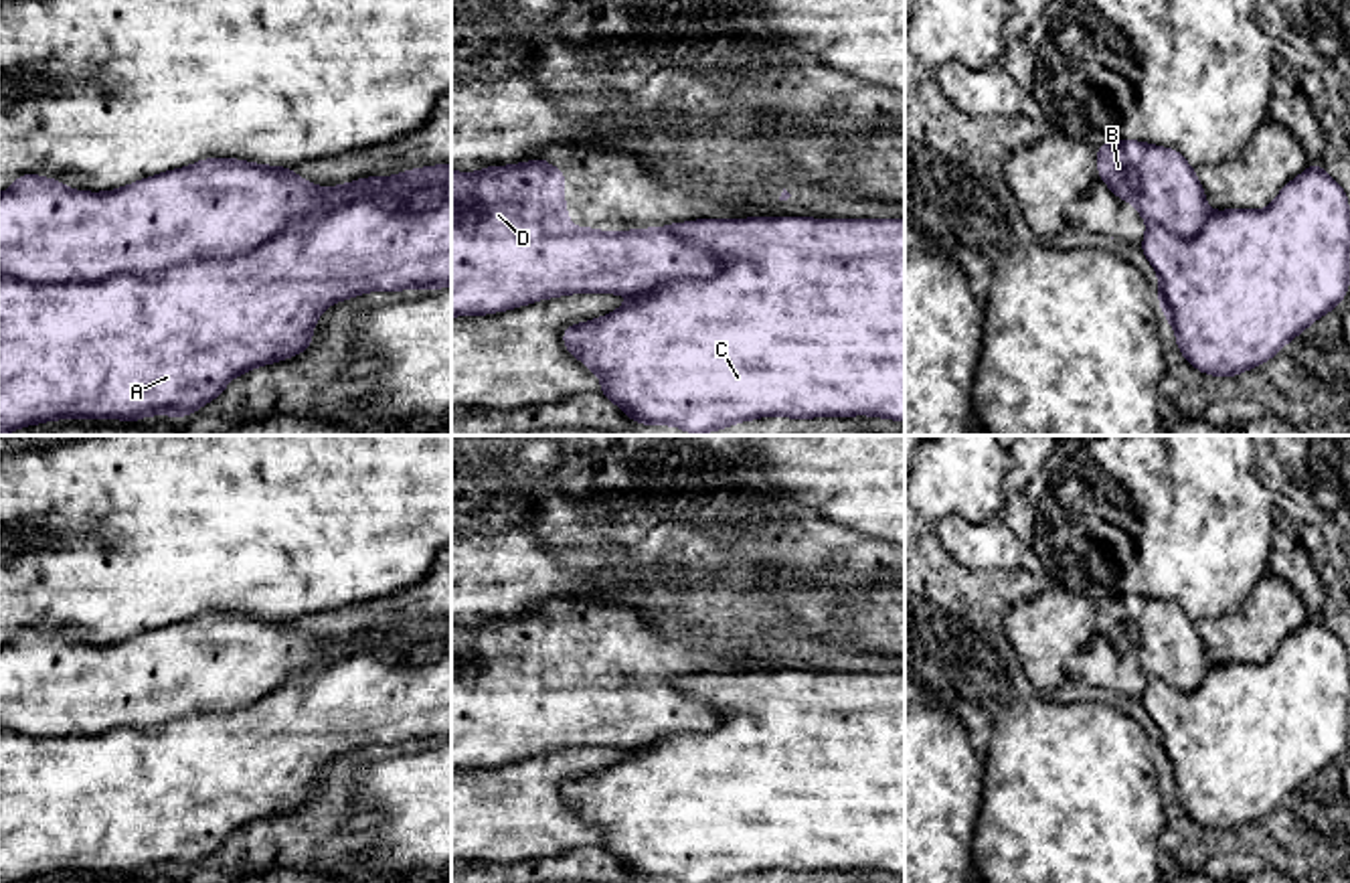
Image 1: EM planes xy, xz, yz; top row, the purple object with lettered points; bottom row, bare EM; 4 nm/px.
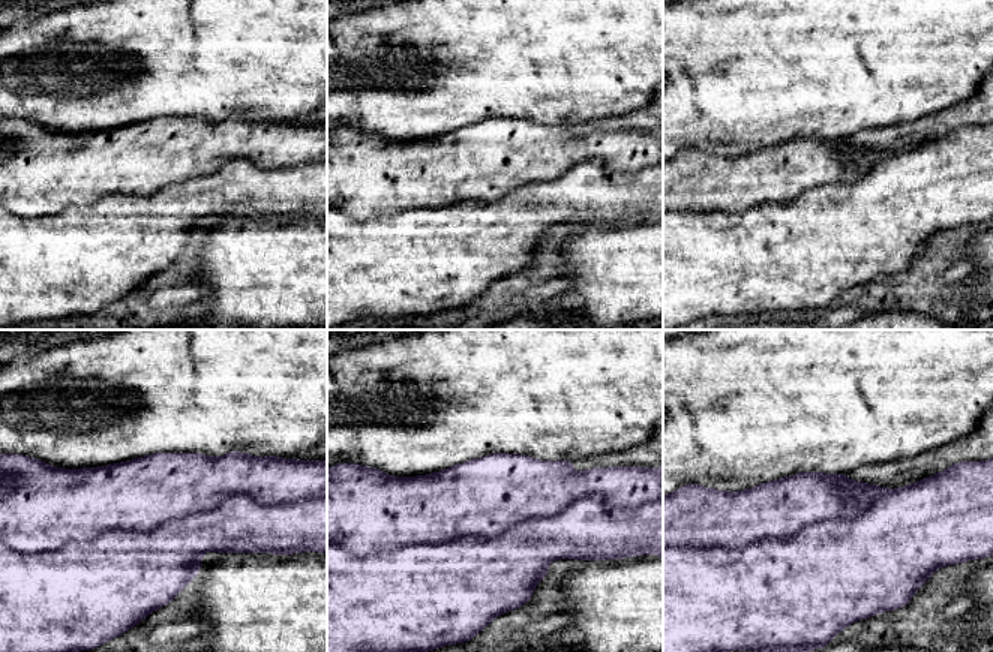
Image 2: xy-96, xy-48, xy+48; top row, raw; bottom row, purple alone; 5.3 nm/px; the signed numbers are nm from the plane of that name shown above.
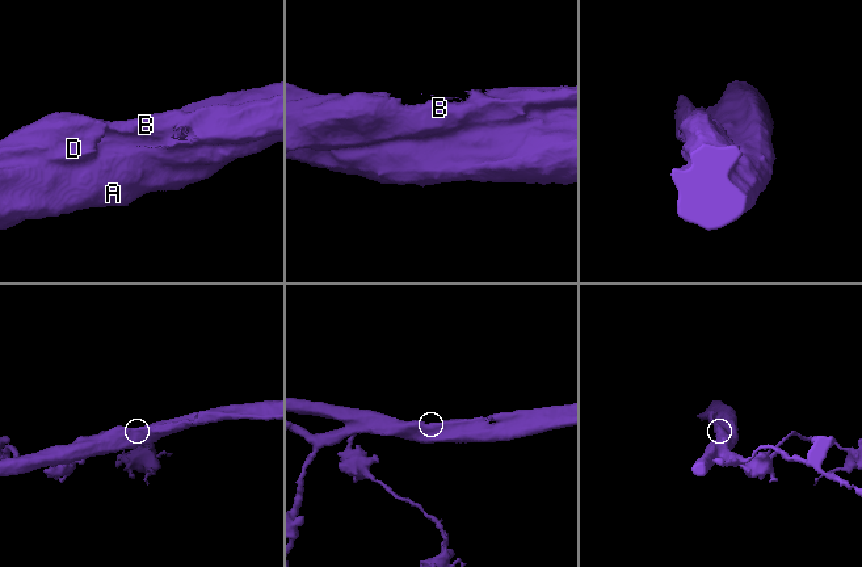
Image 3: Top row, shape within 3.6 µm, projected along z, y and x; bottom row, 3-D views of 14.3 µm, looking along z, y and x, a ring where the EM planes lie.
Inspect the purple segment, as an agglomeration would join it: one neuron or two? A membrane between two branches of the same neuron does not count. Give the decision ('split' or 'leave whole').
split

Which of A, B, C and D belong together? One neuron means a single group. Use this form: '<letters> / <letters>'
A C / B D

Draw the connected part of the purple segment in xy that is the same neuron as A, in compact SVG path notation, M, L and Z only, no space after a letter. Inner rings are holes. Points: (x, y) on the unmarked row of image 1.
M451 618L405 624L387 644L308 668L231 713L192 713L152 727L121 725L49 739L0 729L0 883L61 871L182 873L217 853L231 832L304 806L320 766L332 757L376 743L419 741L451 741ZM417 644L437 644L439 656L413 664L411 648Z

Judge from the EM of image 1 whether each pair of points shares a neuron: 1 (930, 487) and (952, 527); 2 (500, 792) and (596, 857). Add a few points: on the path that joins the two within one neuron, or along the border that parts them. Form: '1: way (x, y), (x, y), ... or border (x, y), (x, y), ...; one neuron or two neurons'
1: border (994, 517), (982, 523), (944, 517), (936, 525); two neurons
2: border (598, 845), (579, 845), (557, 855), (533, 859); two neurons

